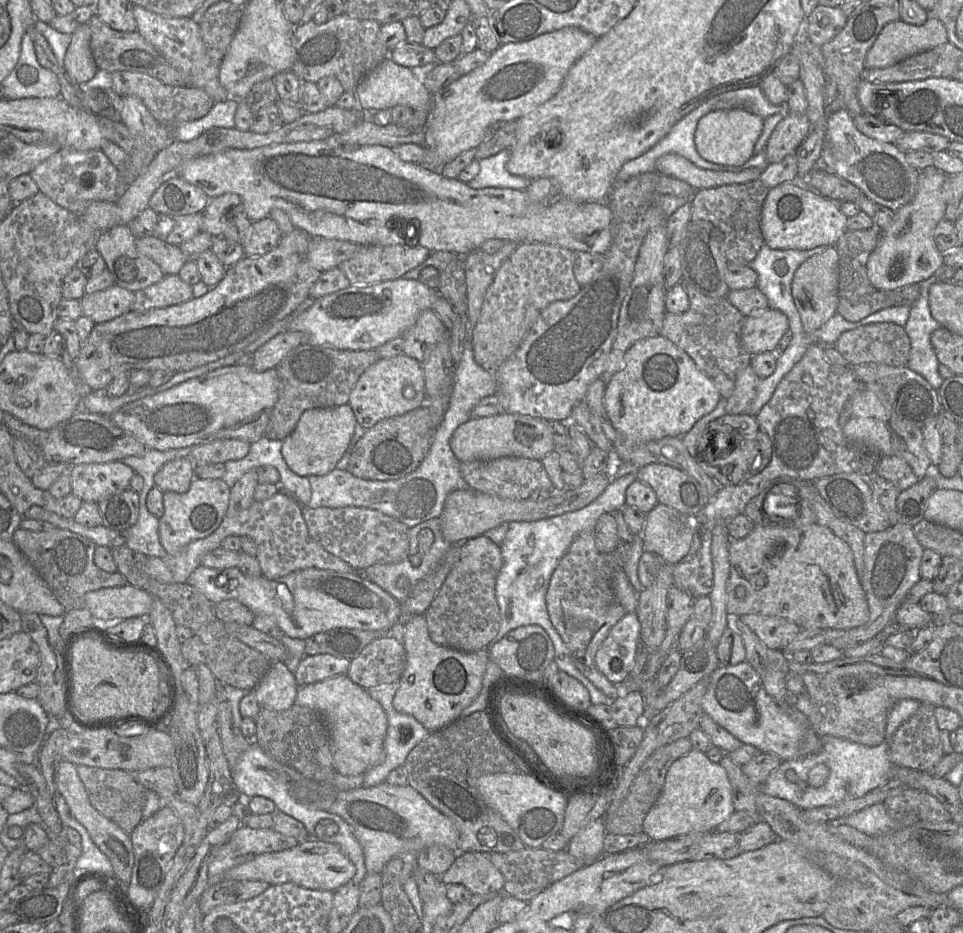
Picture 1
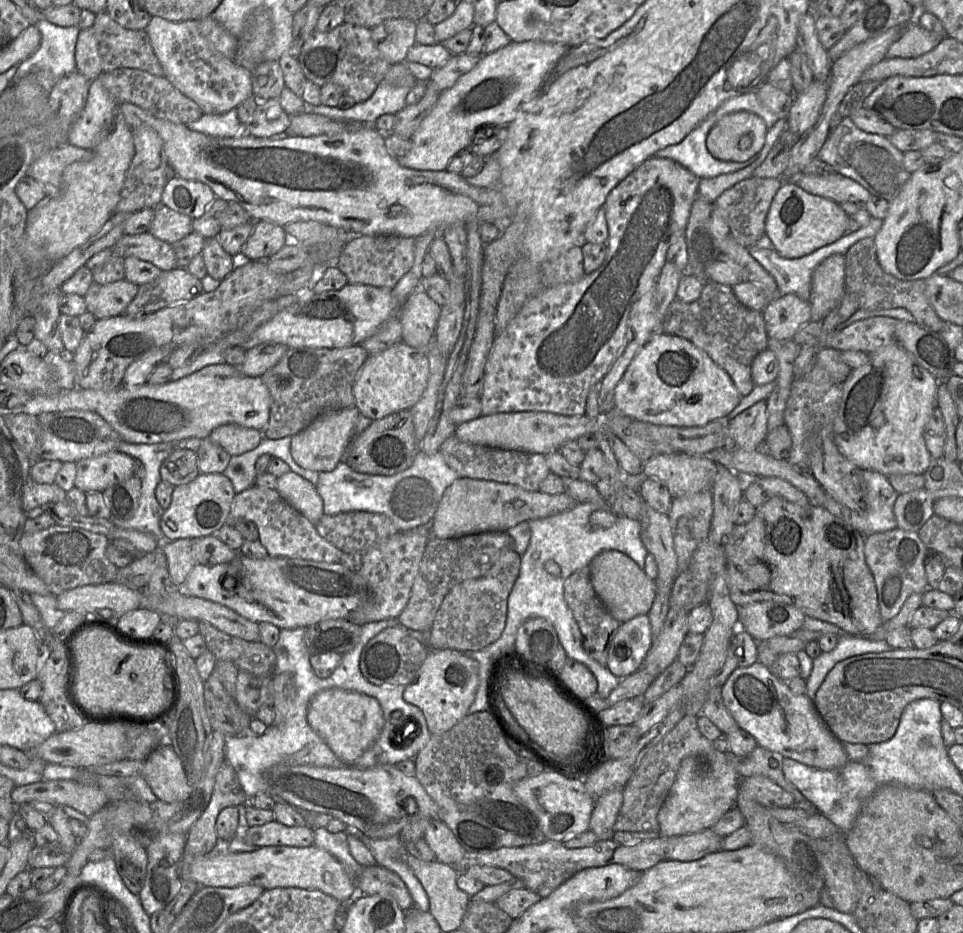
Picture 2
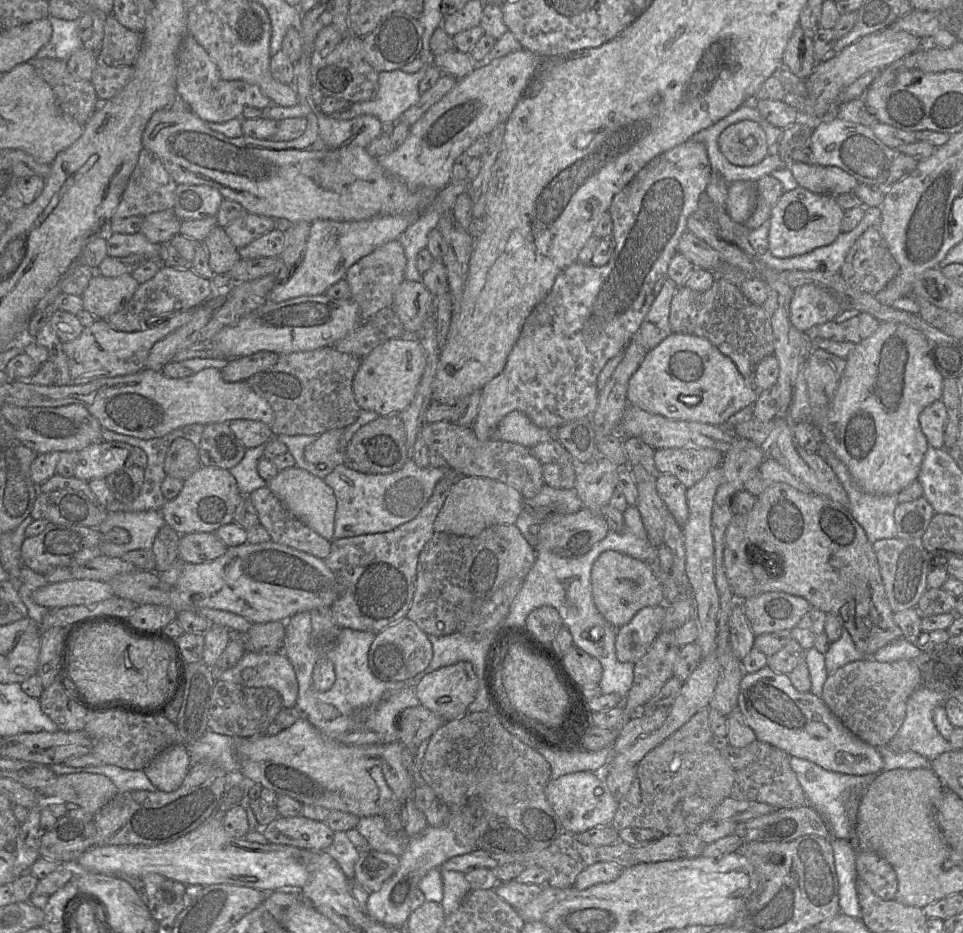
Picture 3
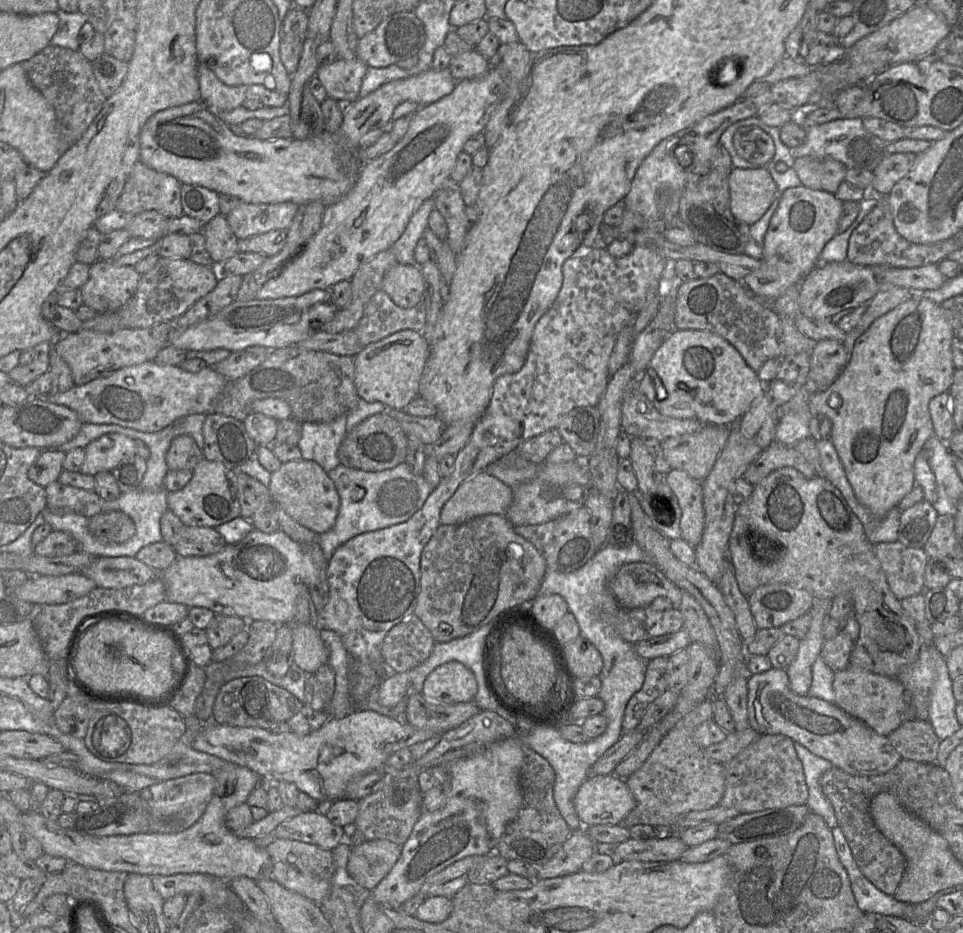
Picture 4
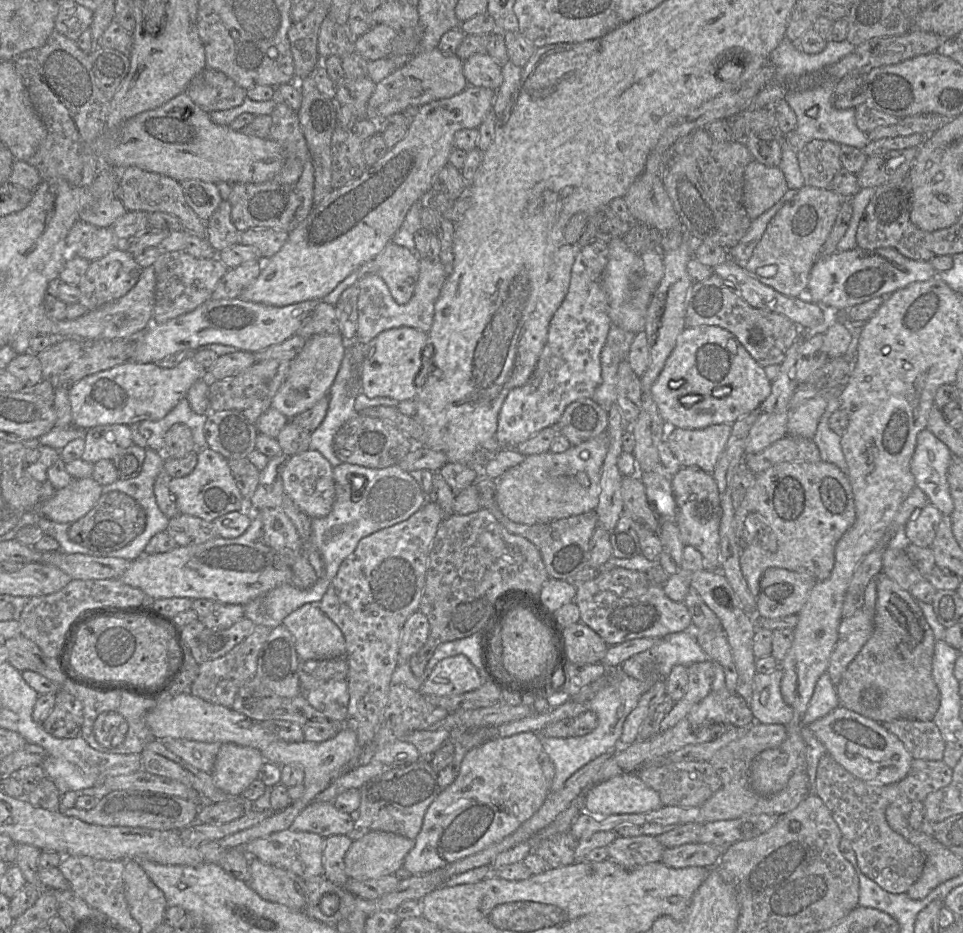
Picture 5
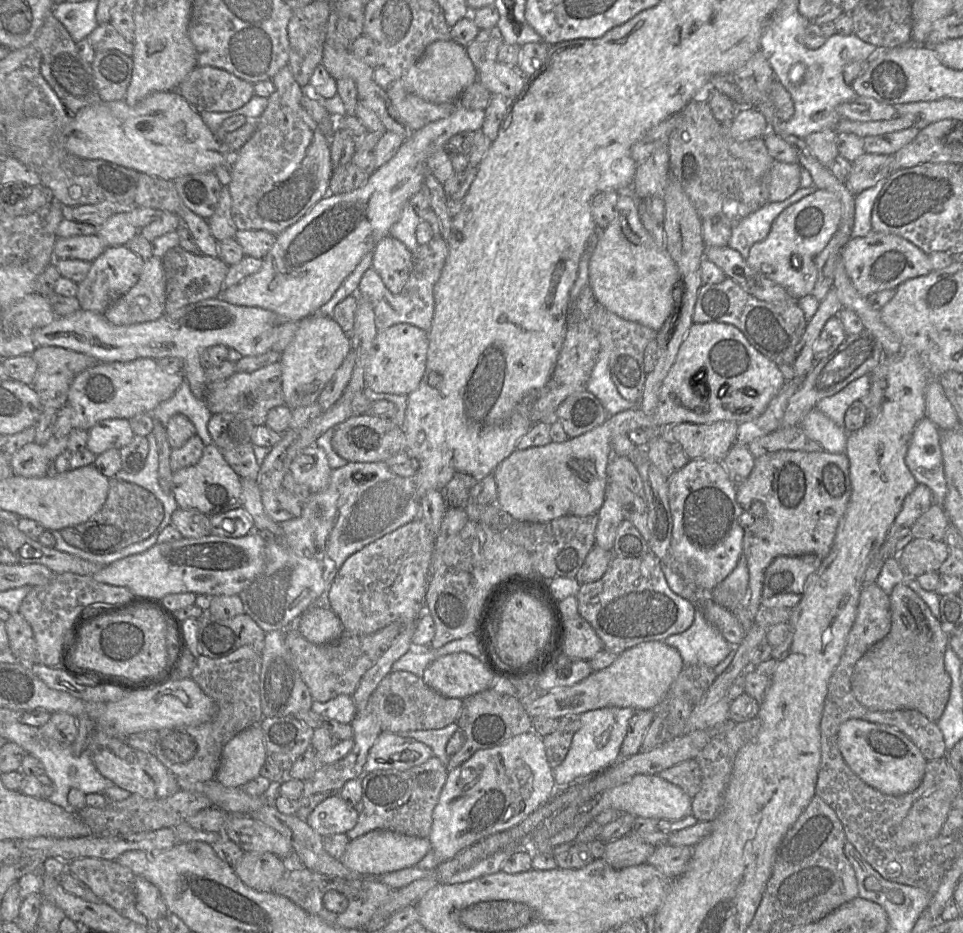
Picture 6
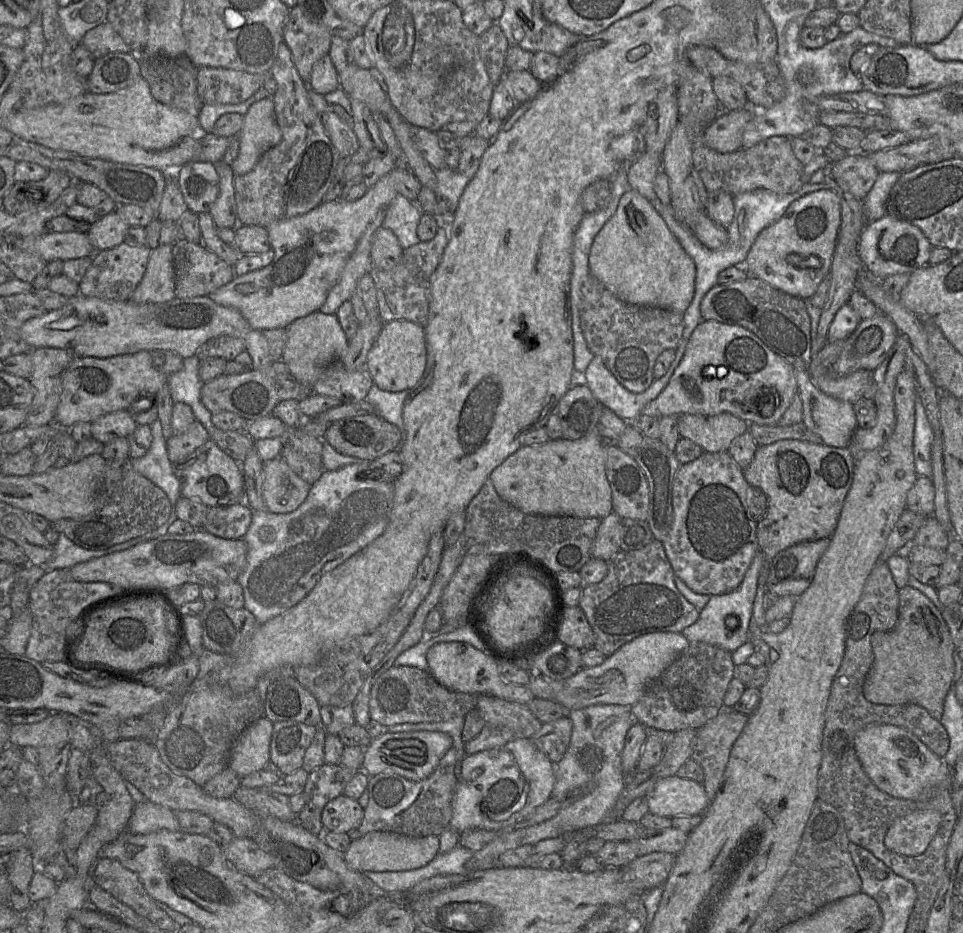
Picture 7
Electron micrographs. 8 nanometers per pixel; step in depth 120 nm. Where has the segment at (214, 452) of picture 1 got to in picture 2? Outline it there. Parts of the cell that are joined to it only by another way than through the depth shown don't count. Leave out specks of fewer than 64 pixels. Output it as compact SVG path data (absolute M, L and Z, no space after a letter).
M236 424L219 426L209 435L212 442L219 444L231 456L255 449L263 438L263 431Z

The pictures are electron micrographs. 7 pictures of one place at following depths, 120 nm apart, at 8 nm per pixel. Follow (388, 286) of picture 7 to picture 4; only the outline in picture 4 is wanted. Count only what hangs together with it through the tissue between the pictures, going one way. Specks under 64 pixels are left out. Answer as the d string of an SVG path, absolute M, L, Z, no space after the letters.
M381 288L366 304L354 332L362 347L365 347L400 330L411 329L423 332L425 323L426 310L423 297L416 306L401 308Z

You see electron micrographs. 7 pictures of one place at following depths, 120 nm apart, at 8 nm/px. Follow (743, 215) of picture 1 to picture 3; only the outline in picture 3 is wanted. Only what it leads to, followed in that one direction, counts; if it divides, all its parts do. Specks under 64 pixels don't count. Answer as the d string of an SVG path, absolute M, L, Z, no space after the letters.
M772 175L763 176L755 183L757 190L756 205L751 216L744 223L750 231L760 227L770 218L771 210L784 193L781 182Z

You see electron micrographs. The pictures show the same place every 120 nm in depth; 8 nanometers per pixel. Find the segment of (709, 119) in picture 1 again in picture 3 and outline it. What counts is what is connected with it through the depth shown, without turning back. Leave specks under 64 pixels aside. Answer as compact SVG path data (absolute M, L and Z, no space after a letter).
M752 120L728 126L721 133L718 144L725 158L738 166L756 165L769 154L766 133Z

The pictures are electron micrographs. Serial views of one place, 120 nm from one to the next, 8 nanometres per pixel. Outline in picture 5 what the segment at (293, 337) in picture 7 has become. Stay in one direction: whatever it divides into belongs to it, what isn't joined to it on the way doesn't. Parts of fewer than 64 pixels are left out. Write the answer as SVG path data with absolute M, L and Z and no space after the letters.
M341 334L314 335L308 338L301 351L291 360L287 377L273 397L271 408L292 419L327 396L340 368L347 343Z

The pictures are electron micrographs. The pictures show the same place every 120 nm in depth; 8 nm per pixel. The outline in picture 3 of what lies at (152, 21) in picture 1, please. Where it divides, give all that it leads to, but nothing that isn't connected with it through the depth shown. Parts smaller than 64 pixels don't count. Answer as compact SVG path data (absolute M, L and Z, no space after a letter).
M188 33L178 52L176 89L191 111L205 122L225 122L241 118L243 110L248 106L265 109L272 104L259 86L242 80L224 80L207 51Z

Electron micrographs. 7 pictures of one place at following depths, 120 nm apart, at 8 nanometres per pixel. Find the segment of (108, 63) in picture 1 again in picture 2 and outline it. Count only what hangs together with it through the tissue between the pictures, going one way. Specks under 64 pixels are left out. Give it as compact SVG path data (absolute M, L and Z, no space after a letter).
M105 12L96 14L93 29L98 43L98 53L102 61L103 72L111 72L120 68L133 68L154 76L162 77L165 75L144 30L126 29L112 20Z

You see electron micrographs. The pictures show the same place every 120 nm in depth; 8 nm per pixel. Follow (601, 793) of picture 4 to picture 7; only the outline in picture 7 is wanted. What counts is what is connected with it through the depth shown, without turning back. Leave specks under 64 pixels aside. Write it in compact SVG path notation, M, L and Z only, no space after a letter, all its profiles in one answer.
M678 776L659 780L646 797L649 813L669 818L702 815L711 803L702 783Z

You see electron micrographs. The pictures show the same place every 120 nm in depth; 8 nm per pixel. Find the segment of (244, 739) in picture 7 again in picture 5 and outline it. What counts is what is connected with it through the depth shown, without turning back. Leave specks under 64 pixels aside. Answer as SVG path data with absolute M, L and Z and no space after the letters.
M223 743L211 771L216 787L230 795L239 796L258 777L265 763L256 748Z

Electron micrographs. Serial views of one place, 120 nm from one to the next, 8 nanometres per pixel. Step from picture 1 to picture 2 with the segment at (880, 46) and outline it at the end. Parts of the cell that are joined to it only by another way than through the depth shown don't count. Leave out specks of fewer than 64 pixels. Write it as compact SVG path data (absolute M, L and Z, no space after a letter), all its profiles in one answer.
M910 22L903 27L899 38L891 44L885 57L918 57L936 47L943 38L941 35L924 29L916 22Z

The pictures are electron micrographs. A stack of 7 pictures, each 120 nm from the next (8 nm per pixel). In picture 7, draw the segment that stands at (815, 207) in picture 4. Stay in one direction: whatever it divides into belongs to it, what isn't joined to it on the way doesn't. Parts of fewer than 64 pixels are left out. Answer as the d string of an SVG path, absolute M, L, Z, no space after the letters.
M822 189L793 201L778 221L763 229L756 237L744 268L750 275L788 295L809 300L822 280L830 275L841 225L841 201L831 189Z

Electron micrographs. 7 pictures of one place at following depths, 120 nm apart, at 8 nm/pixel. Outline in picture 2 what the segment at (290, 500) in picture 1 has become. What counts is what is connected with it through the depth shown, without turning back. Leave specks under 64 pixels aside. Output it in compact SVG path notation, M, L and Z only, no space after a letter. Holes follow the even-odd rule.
M256 485L235 495L226 525L234 526L238 519L252 521L258 530L258 540L269 557L288 557L315 562L337 563L343 552L323 539L304 515L294 509L276 491ZM191 539L162 543L169 579L174 588L182 588L189 572L195 566L192 556L192 543L193 540Z

